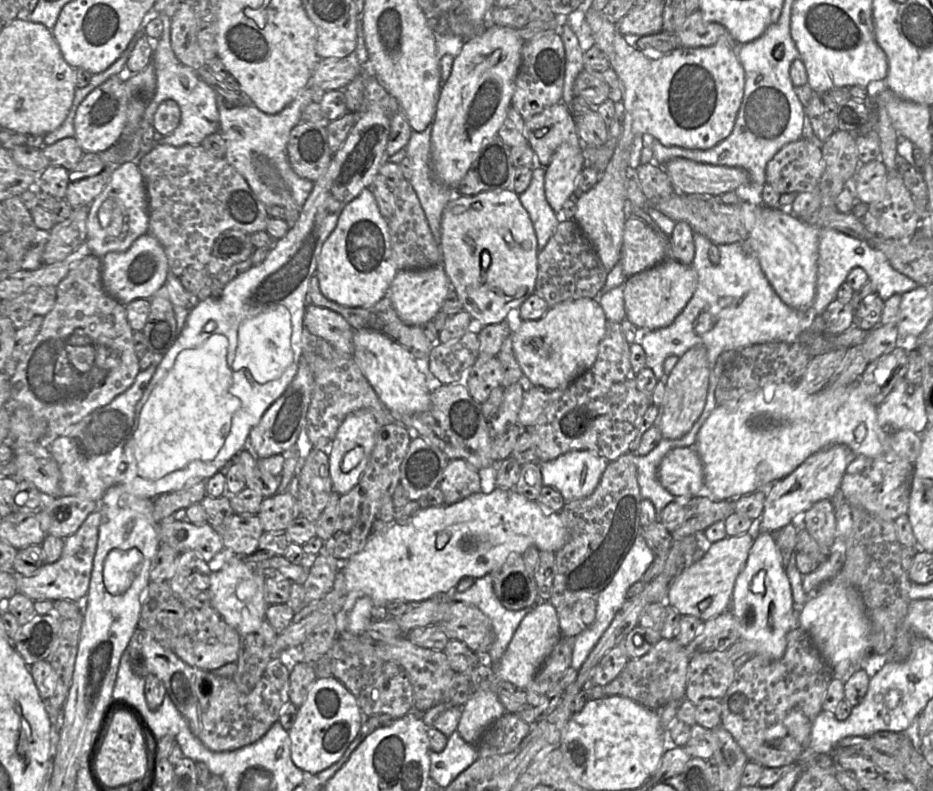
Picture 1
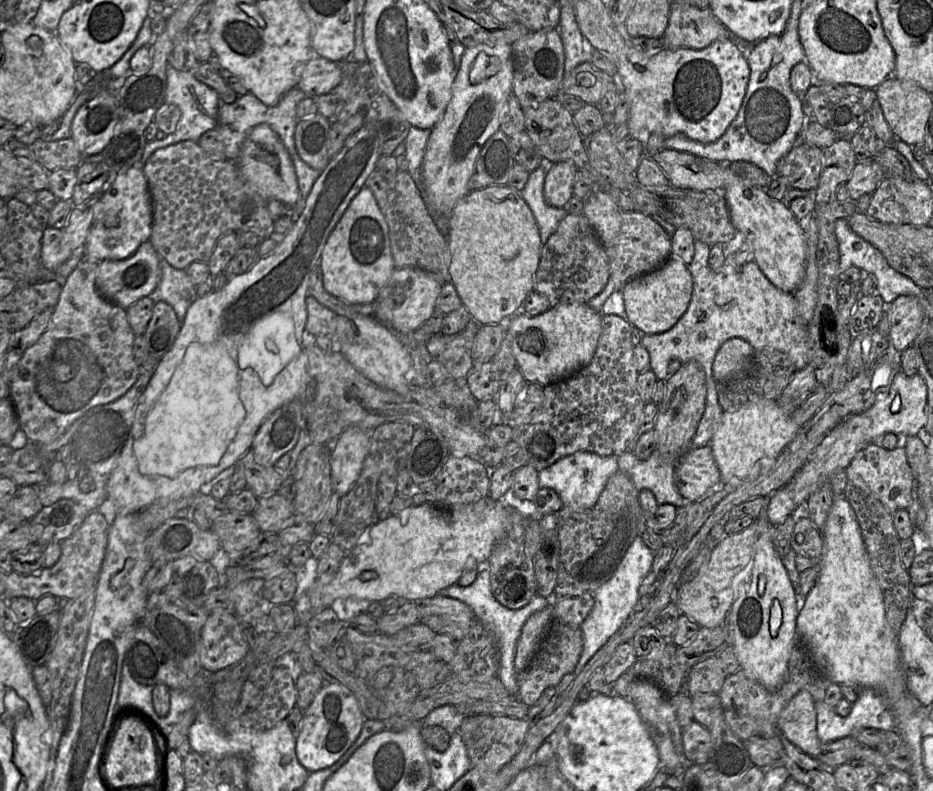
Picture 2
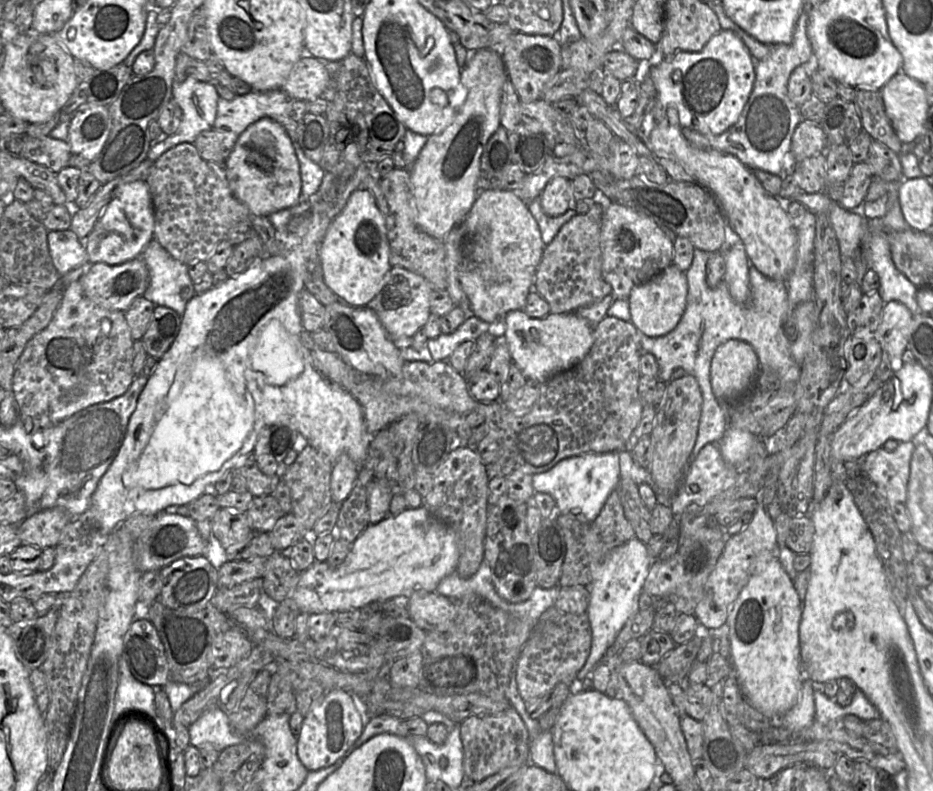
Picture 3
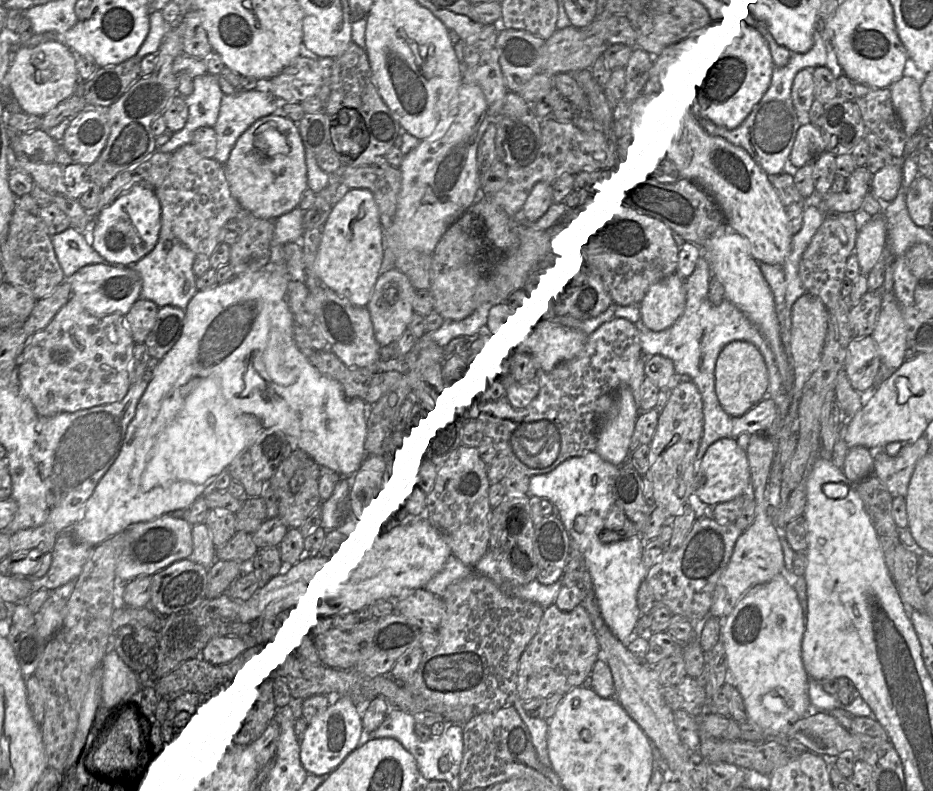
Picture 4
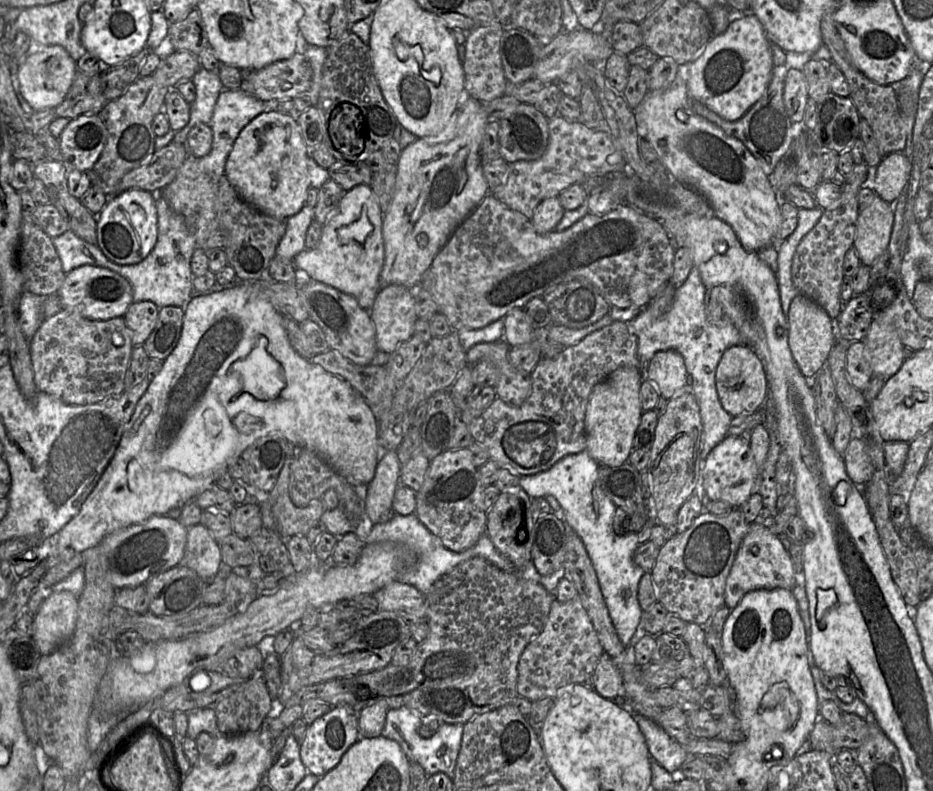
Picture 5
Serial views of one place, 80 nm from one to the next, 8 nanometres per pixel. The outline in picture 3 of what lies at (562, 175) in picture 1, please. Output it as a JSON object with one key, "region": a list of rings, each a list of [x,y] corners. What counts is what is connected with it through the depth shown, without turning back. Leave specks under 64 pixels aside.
{"region":[[[564,177],[552,178],[540,195],[540,205],[543,212],[551,217],[561,215],[569,208],[574,209],[571,180]]]}

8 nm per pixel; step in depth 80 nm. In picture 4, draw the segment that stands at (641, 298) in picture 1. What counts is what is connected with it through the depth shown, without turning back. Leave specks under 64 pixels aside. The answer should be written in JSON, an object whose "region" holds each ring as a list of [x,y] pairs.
{"region":[[[672,272],[652,284],[639,303],[640,320],[658,332],[671,327],[685,308],[684,280]]]}

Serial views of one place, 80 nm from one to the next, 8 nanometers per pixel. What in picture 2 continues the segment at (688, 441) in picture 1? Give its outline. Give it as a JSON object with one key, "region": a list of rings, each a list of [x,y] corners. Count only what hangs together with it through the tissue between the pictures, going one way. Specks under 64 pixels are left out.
{"region":[[[656,449],[648,459],[641,460],[634,452],[625,450],[618,456],[618,467],[631,479],[638,491],[651,490],[658,505],[673,504],[676,507],[684,507],[695,501],[686,500],[679,492],[676,483],[678,459],[664,457]]]}

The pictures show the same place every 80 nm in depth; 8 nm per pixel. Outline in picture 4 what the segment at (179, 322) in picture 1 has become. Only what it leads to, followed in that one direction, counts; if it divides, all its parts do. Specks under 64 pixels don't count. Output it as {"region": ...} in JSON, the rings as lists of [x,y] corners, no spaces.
{"region":[[[161,226],[155,247],[138,262],[132,266],[109,265],[116,268],[131,267],[139,274],[142,281],[141,298],[151,300],[158,307],[170,305],[185,310],[198,291],[195,284],[196,276],[192,270],[195,257],[196,254],[184,246],[168,227]]]}

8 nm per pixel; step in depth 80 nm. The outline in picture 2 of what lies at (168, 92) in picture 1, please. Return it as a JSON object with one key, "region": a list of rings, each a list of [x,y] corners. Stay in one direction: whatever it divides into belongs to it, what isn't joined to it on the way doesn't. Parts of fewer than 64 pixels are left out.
{"region":[[[168,64],[166,76],[167,86],[164,102],[179,107],[181,110],[181,118],[174,133],[166,135],[161,140],[153,140],[146,143],[143,155],[140,159],[142,166],[144,166],[148,158],[156,150],[183,141],[193,141],[197,143],[202,134],[217,127],[218,92],[198,81],[194,77],[193,71],[180,71]]]}

